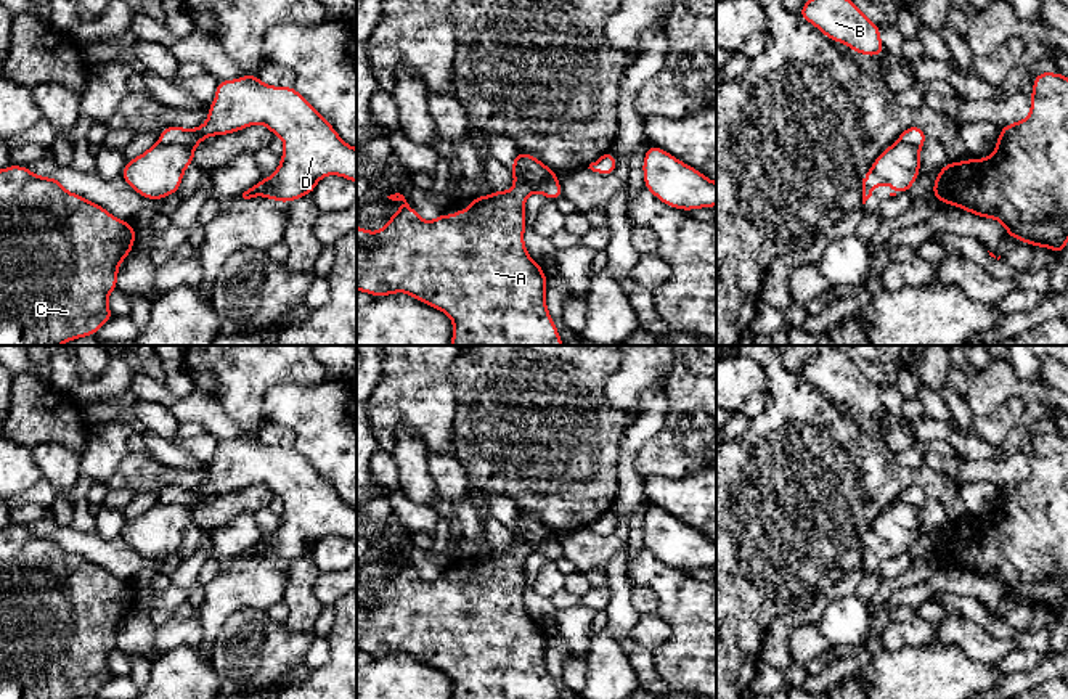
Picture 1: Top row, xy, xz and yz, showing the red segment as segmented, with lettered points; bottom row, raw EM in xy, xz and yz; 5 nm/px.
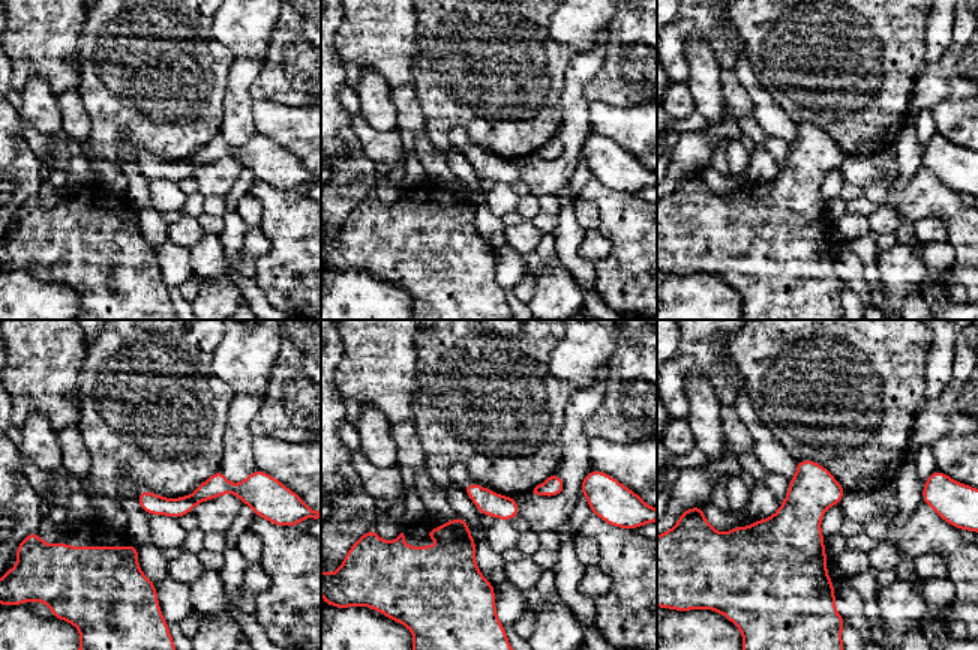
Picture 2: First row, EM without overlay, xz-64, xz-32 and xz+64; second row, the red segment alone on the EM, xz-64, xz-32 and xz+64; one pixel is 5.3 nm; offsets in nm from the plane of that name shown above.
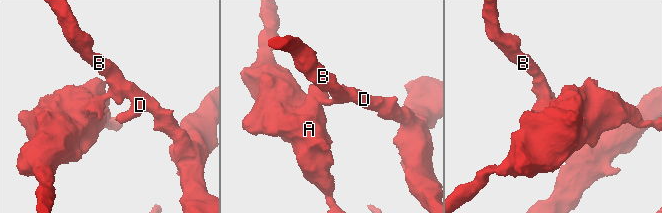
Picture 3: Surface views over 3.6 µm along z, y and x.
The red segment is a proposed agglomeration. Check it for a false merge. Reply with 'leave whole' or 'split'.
split

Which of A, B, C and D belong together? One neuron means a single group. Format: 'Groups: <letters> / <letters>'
Groups: A C / B D

